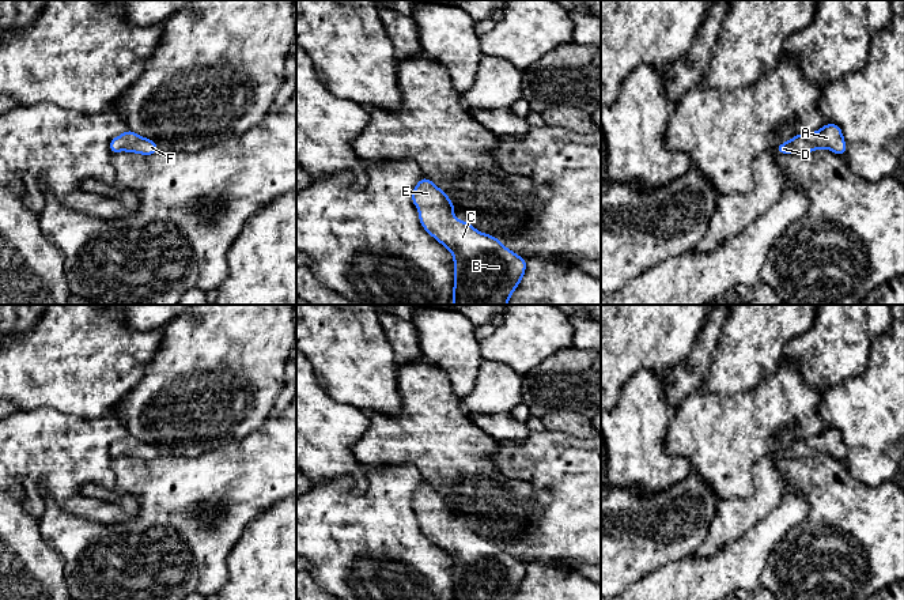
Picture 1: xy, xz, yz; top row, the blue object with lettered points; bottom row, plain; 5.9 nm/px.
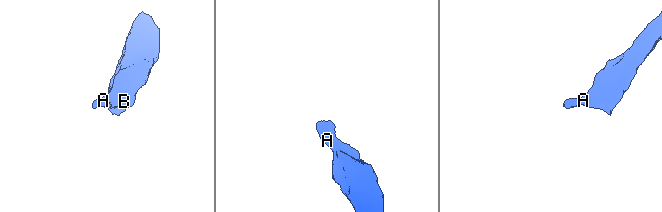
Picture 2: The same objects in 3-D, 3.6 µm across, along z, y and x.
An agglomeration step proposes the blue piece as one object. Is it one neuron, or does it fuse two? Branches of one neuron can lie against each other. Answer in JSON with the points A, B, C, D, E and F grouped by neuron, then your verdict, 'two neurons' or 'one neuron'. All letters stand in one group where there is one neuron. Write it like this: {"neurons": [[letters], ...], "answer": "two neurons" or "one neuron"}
{"neurons": [["A", "B", "C", "D", "E", "F"]], "answer": "one neuron"}

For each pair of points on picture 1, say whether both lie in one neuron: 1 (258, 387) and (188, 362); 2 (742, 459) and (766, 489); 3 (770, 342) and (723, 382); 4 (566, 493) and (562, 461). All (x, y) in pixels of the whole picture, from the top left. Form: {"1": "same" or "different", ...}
{"1": "same", "2": "different", "3": "same", "4": "same"}

